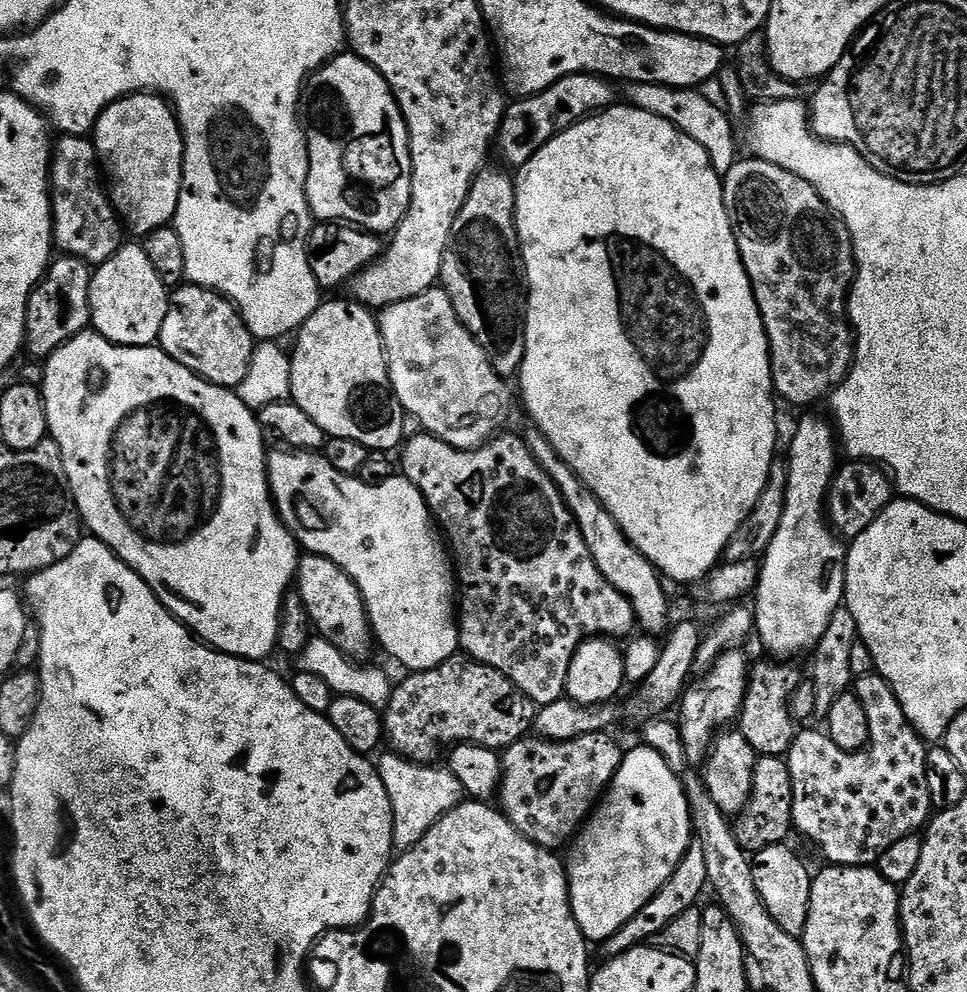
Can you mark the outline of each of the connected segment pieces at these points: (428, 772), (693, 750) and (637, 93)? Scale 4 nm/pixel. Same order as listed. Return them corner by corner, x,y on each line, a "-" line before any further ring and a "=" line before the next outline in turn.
393,752
377,759
377,772
382,778
392,810
392,844
395,851
408,851
424,837
430,826
446,812
461,803
464,787
447,768
414,763
=
740,650
723,652
712,667
699,677
700,681
689,683
684,689
684,695
678,701
680,716
678,723
682,742
686,746
686,758
689,765
700,766
708,759
712,751
712,741
716,739
718,730
737,719
742,710
742,702
748,689
748,673
750,660
743,656
=
628,84
628,96
631,107
641,108
650,114
658,114
658,118
666,118
682,134
694,138
706,150
710,162
716,171
723,174
729,172
738,159
736,153
736,136
732,133
733,121
729,113
719,103
715,104
708,96
703,96
703,91
694,88
671,88
657,84

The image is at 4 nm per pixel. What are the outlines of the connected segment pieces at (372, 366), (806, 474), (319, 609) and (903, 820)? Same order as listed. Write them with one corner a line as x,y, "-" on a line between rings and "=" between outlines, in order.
348,298
332,300
329,304
328,301
321,303
315,314
298,329
295,340
296,349
290,352
292,403
306,410
306,414
310,414
314,422
318,422
325,437
350,438
354,442
362,442
362,446
373,452
395,453
406,436
406,413
396,400
396,393
392,391
392,383
388,377
388,359
384,356
380,325
373,309
=
808,416
796,428
796,433
792,436
792,445
788,448
788,456
786,455
786,463
788,466
788,481
786,482
786,494
784,495
784,509
782,510
782,520
778,522
778,530
774,534
774,538
770,538
770,546
764,551
762,563
760,564
760,581
756,584
754,593
754,632
764,643
764,648
768,652
773,652
776,658
796,658
792,656
800,656
811,653
818,646
818,642
822,638
822,634
826,632
826,626
834,614
834,610
841,608
844,602
844,583
846,582
846,558
848,550
845,541
830,527
829,521
826,519
826,497
828,488
832,484
832,477
836,474
838,467
838,459
836,460
836,452
838,456
838,437
834,431
833,425
827,419
824,420
820,416
=
304,554
296,566
295,591
300,593
313,629
353,658
364,658
370,644
368,609
358,586
330,558
=
873,674
859,677
855,681
854,691
862,706
866,706
866,718
870,718
868,747
858,752
847,752
842,750
842,746
834,746
823,731
800,730
786,757
794,790
793,829
797,833
800,831
810,843
817,844
829,865
846,868
875,865
884,852
894,846
894,842
919,833
934,812
930,802
930,786
926,786
928,748
914,726
910,726
906,714
902,714
902,706
894,690
890,690
881,676

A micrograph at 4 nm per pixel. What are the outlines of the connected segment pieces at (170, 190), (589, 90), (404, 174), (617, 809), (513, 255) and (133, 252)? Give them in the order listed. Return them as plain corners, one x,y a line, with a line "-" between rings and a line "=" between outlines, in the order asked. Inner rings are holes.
134,92
114,101
96,119
94,143
108,199
125,229
143,238
175,221
184,177
184,133
175,111
155,92
=
575,72
563,76
546,90
533,96
513,99
505,107
504,117
498,133
498,148
504,155
505,165
519,166
530,162
530,158
546,142
550,142
564,129
574,126
586,116
603,112
617,103
613,81
594,72
=
351,50
333,56
304,81
298,119
308,142
306,194
313,217
320,222
343,222
373,234
396,229
412,197
412,155
404,116
382,74
=
639,747
623,753
612,783
586,823
577,831
570,844
572,853
566,856
572,913
589,942
603,942
614,934
614,930
626,926
626,922
630,922
630,918
634,918
634,914
638,914
638,910
642,910
642,906
662,890
694,840
692,809
688,806
681,777
670,770
666,758
662,758
658,750
=
485,167
473,180
446,242
439,283
454,302
462,326
486,350
490,366
498,375
511,378
524,361
526,277
516,233
516,185
500,168
=
125,243
105,264
99,265
93,271
88,299
92,311
91,327
101,336
105,336
111,344
121,344
124,348
146,348
155,345
160,338
169,299
169,289
162,282
162,278
158,278
158,270
150,266
146,250
139,243

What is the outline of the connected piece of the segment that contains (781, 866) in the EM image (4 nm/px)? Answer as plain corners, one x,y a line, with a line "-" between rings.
787,843
766,846
766,850
755,853
751,857
754,887
758,889
758,898
762,898
762,906
786,930
786,934
797,938
803,937
806,918
810,914
810,894
812,893
813,873
808,873
804,860
788,848

